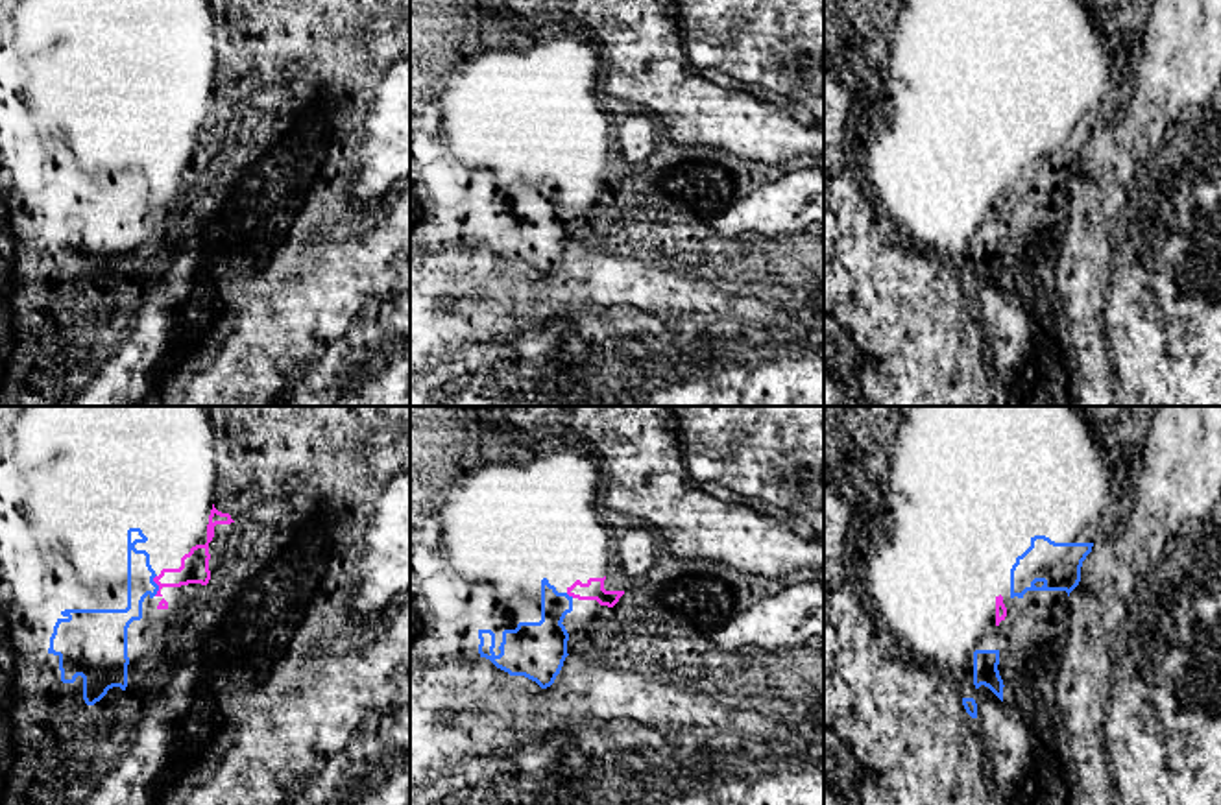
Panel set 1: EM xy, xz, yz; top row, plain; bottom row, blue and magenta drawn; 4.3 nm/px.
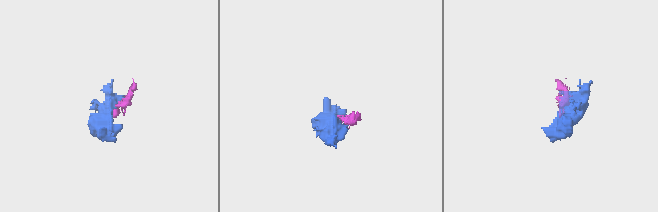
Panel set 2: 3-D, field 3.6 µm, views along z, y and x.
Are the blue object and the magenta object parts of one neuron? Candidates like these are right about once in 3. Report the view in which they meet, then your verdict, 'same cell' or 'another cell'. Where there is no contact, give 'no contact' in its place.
xy | same cell

